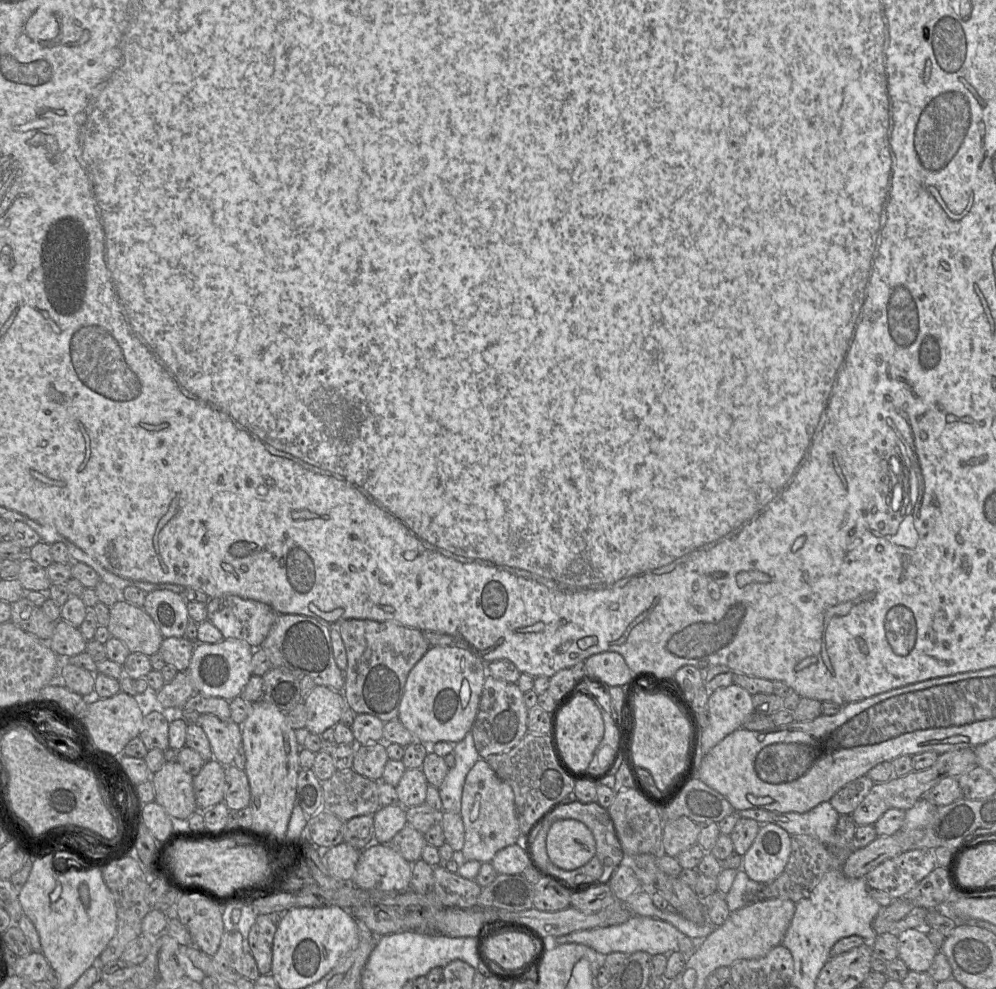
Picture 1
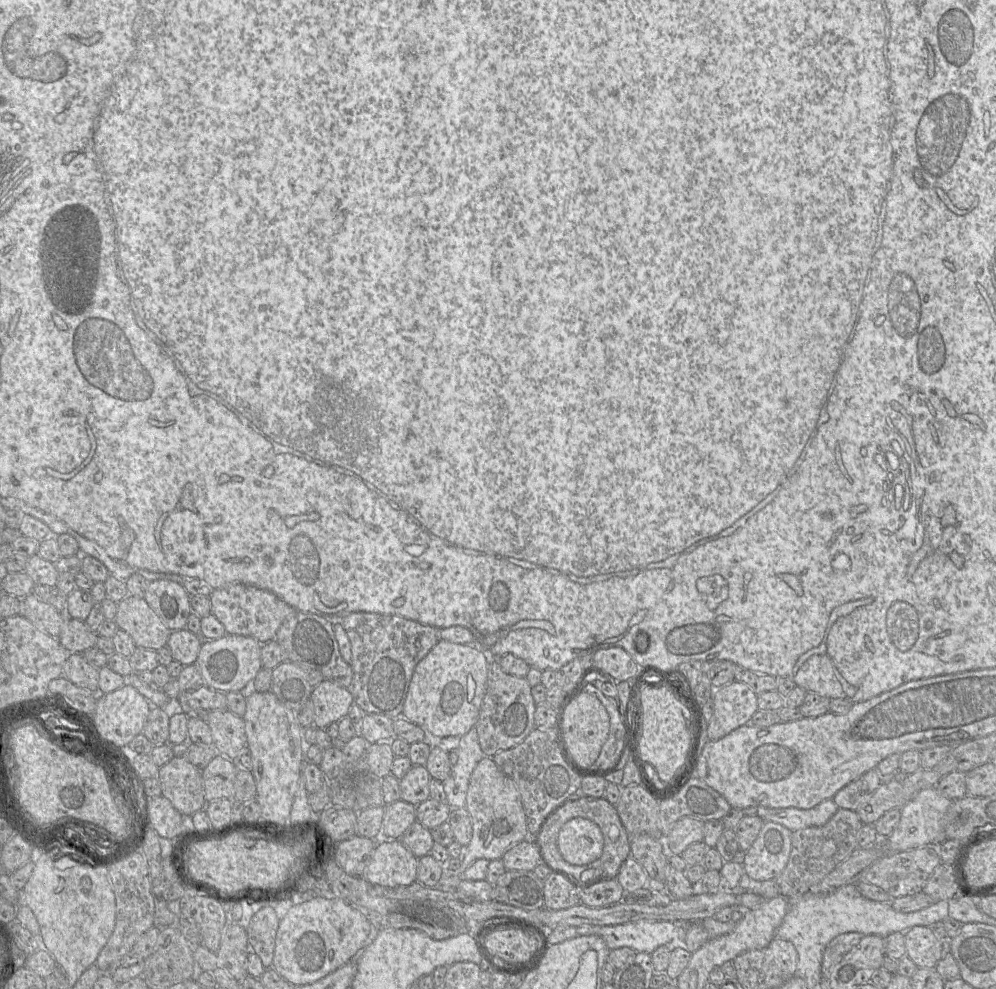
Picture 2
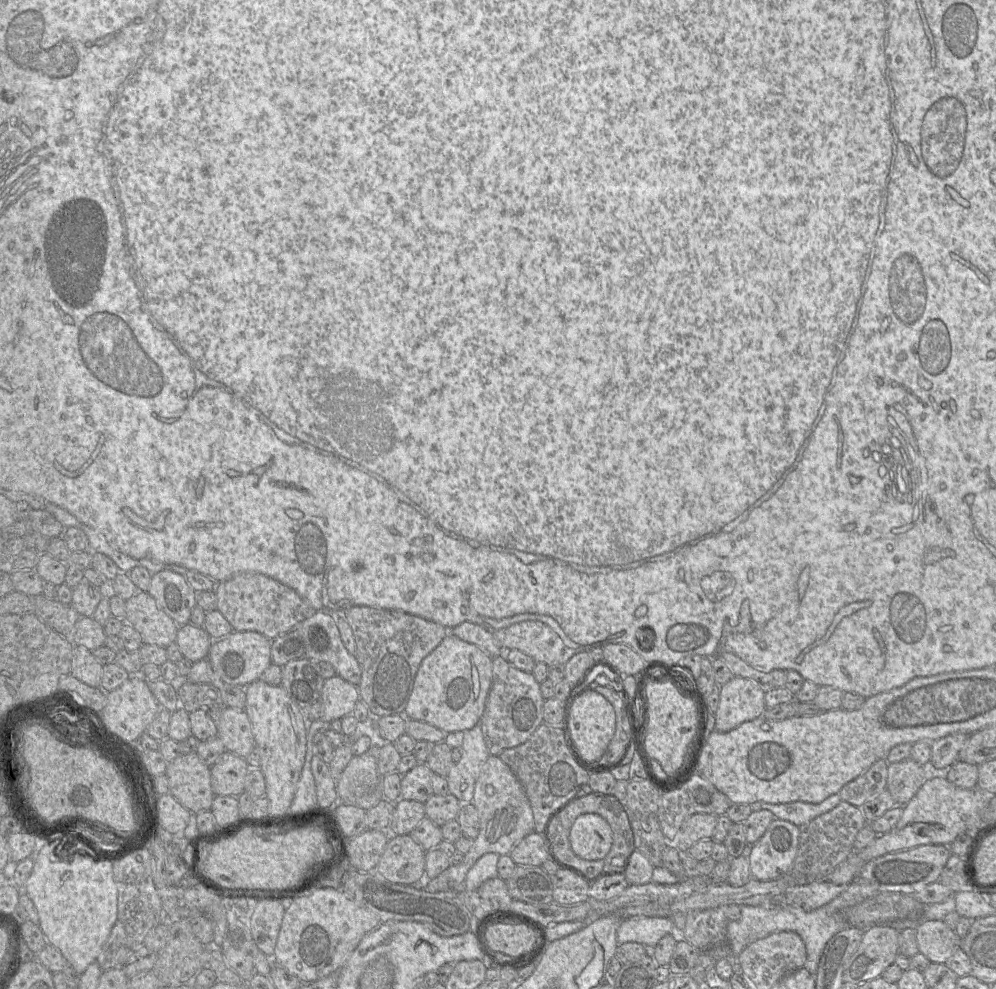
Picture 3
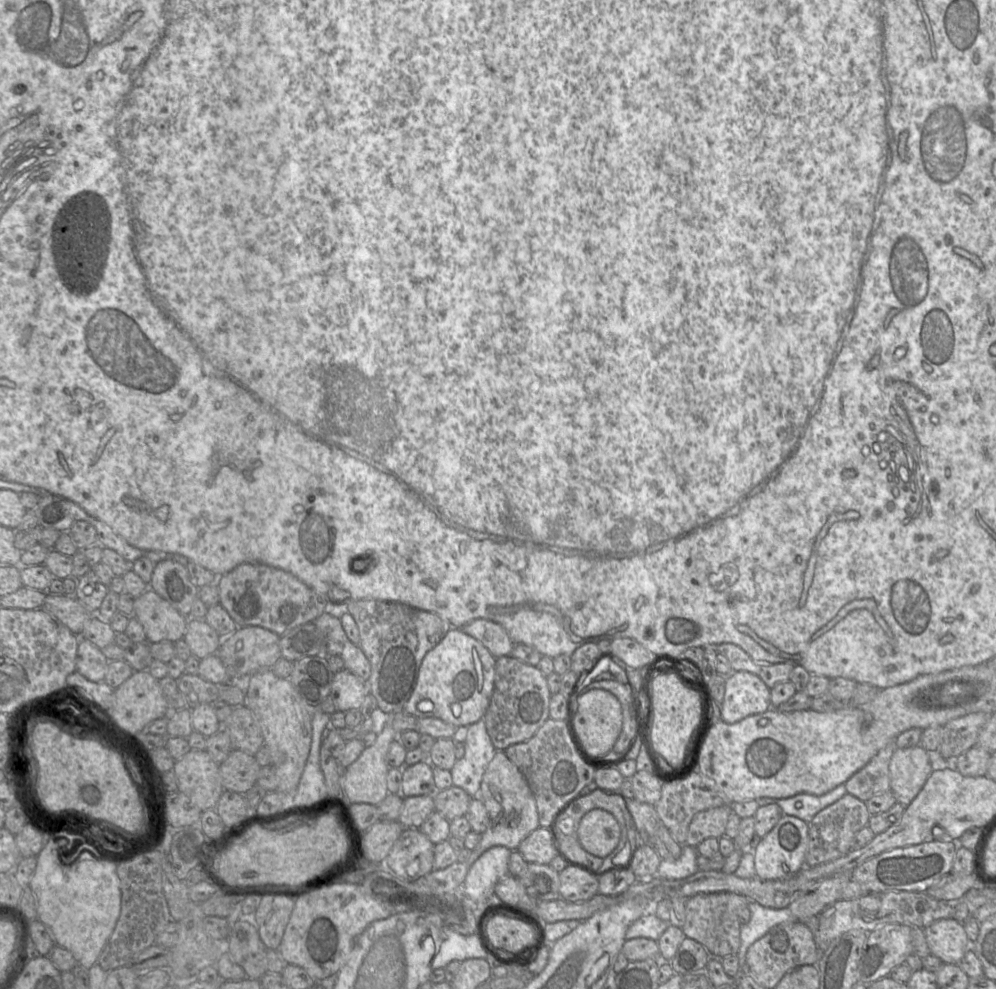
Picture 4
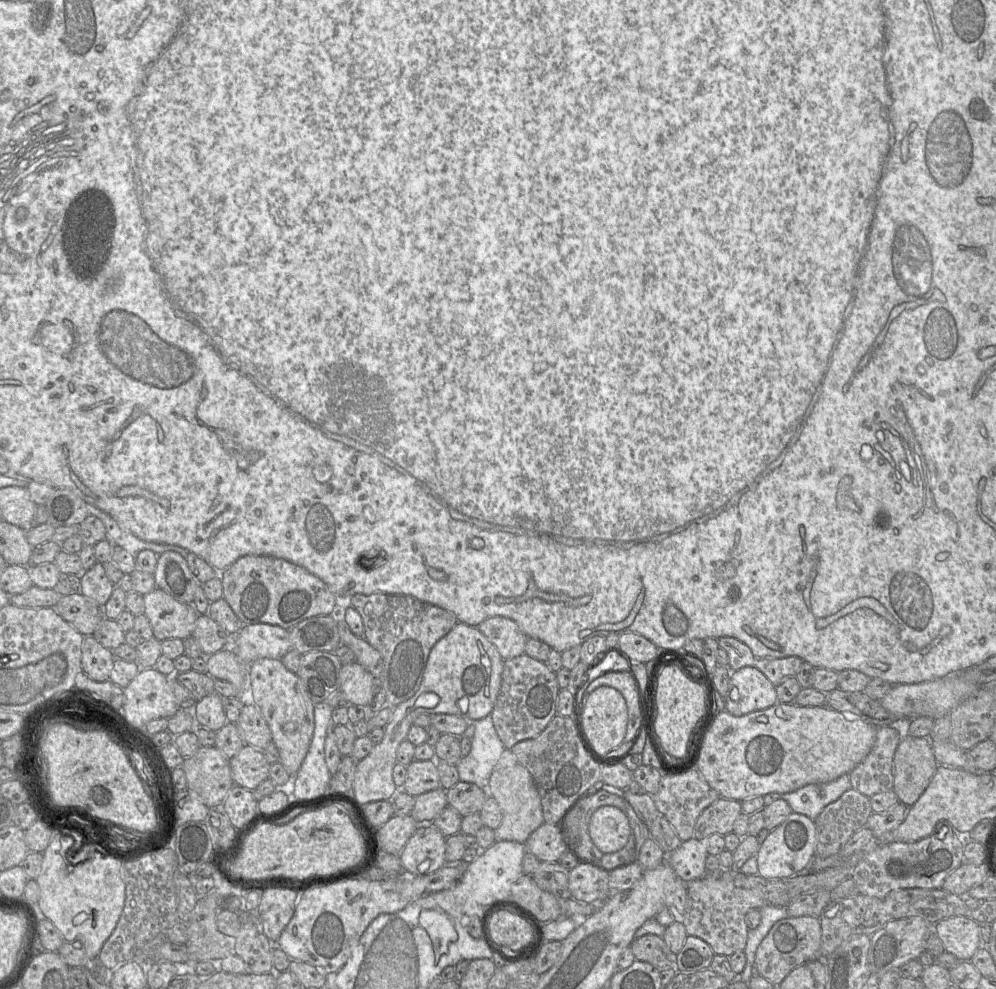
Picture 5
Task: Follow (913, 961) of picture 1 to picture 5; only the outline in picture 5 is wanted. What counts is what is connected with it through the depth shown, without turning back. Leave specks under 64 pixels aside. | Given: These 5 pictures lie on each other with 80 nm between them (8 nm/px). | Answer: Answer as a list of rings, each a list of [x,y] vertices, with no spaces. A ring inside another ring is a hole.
[[[954,916],[932,925],[946,952],[968,961],[980,947],[979,924],[965,916]]]

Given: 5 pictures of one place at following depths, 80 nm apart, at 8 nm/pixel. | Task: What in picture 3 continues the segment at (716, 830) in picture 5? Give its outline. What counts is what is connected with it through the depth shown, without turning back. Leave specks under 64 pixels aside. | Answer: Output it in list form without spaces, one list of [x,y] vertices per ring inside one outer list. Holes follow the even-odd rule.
[[[714,814],[691,815],[684,821],[673,841],[668,842],[680,852],[688,852],[698,841],[712,839],[718,818],[719,816]]]

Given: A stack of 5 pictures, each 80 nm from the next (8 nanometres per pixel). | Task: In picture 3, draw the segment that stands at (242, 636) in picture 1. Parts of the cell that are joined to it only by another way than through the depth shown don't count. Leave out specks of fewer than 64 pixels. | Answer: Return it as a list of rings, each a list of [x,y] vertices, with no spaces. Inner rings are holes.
[[[240,573],[216,584],[217,610],[230,623],[233,631],[255,631],[273,640],[283,635],[315,610],[290,587],[259,573]]]

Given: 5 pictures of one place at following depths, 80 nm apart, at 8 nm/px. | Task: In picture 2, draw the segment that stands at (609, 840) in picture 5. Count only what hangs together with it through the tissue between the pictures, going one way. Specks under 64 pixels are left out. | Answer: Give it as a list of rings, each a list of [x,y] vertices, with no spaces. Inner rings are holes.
[[[576,817],[559,831],[557,846],[563,859],[571,865],[585,865],[598,860],[603,851],[603,834],[593,821]]]

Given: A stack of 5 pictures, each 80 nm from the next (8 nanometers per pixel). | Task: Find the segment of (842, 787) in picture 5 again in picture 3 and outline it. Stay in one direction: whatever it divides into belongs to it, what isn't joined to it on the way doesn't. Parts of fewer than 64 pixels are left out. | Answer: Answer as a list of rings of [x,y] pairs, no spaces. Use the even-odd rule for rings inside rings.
[[[837,793],[817,804],[801,801],[784,804],[755,802],[750,804],[750,807],[752,812],[761,809],[770,810],[774,814],[775,818],[789,821],[800,827],[811,822],[816,817],[829,812],[841,801],[841,797],[839,793]]]

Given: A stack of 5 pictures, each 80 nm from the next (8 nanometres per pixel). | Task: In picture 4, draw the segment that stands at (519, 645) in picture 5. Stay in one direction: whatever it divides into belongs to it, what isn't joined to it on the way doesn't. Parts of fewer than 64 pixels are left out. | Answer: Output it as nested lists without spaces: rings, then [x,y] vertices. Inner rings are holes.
[[[476,619],[460,629],[480,641],[495,658],[510,655],[514,647],[514,642],[506,630],[494,621]]]

